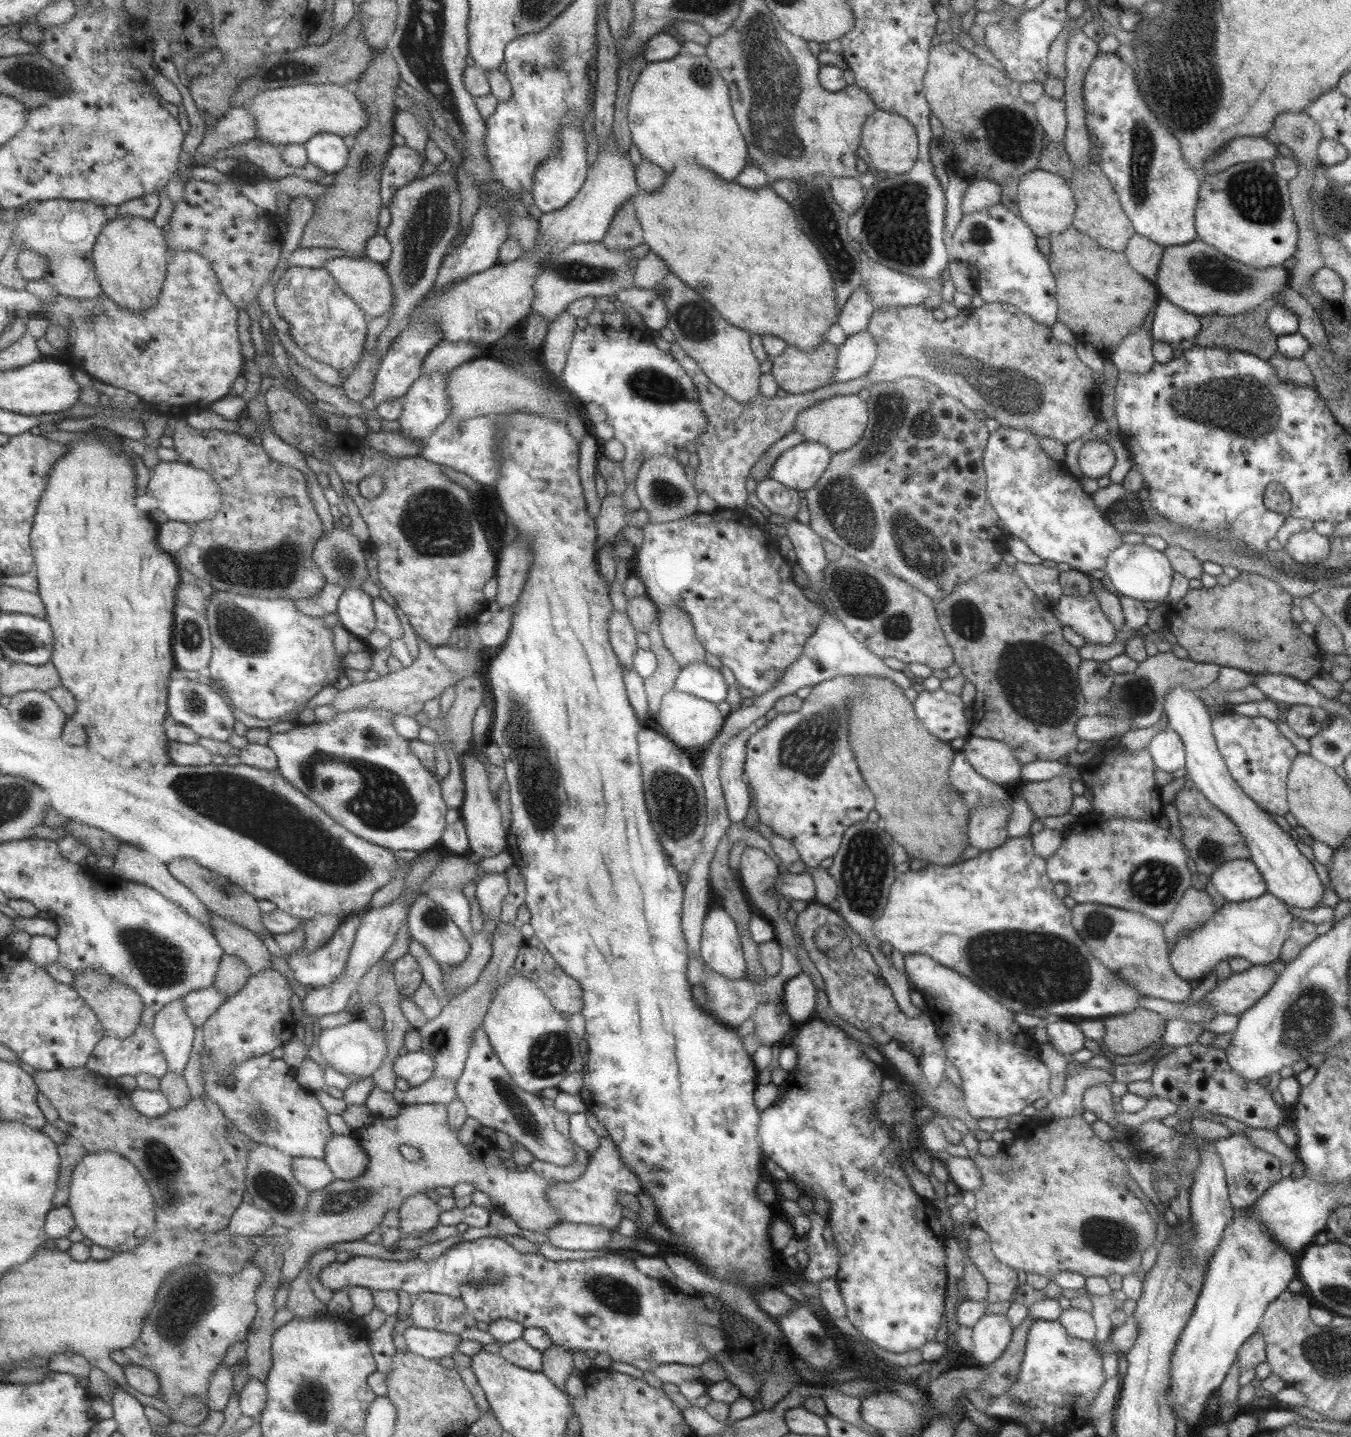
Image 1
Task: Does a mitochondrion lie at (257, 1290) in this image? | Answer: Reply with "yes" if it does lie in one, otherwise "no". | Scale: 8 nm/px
no

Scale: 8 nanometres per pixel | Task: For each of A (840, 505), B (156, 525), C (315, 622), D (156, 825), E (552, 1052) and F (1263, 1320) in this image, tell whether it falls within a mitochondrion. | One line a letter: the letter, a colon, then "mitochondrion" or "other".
A: mitochondrion
B: other
C: other
D: other
E: mitochondrion
F: other

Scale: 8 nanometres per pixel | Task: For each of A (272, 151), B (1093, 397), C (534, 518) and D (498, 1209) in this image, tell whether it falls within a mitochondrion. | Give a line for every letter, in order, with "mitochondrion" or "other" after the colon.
A: other
B: other
C: other
D: other

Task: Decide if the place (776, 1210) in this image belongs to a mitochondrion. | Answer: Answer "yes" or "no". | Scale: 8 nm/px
no

